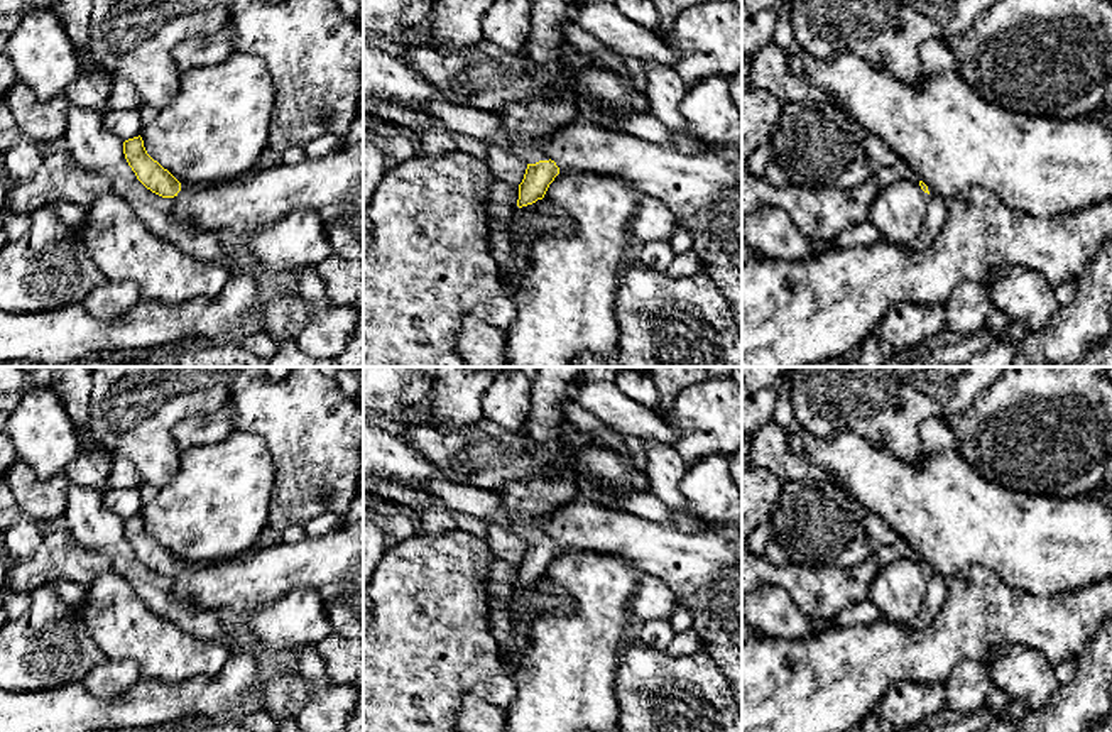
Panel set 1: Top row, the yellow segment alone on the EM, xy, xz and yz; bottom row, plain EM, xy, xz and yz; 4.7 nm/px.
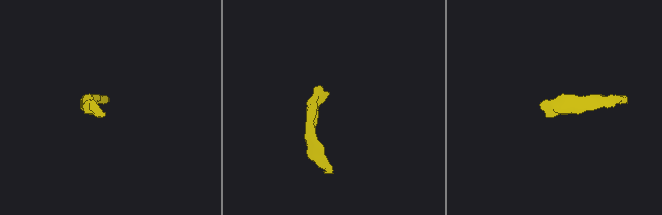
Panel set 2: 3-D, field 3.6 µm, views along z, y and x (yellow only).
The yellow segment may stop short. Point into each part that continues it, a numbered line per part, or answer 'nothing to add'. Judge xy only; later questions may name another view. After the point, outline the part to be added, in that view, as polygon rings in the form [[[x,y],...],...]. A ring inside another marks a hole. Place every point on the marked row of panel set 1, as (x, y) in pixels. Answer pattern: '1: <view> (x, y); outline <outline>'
nothing to add

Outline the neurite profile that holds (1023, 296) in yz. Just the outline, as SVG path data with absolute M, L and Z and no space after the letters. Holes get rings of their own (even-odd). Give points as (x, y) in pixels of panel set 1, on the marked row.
M1012 267L985 287L992 308L1000 309L1009 321L1019 323L1029 331L1044 330L1060 309L1055 289L1034 270Z

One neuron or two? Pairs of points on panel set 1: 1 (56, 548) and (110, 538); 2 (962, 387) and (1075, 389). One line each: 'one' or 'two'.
1: two
2: two

